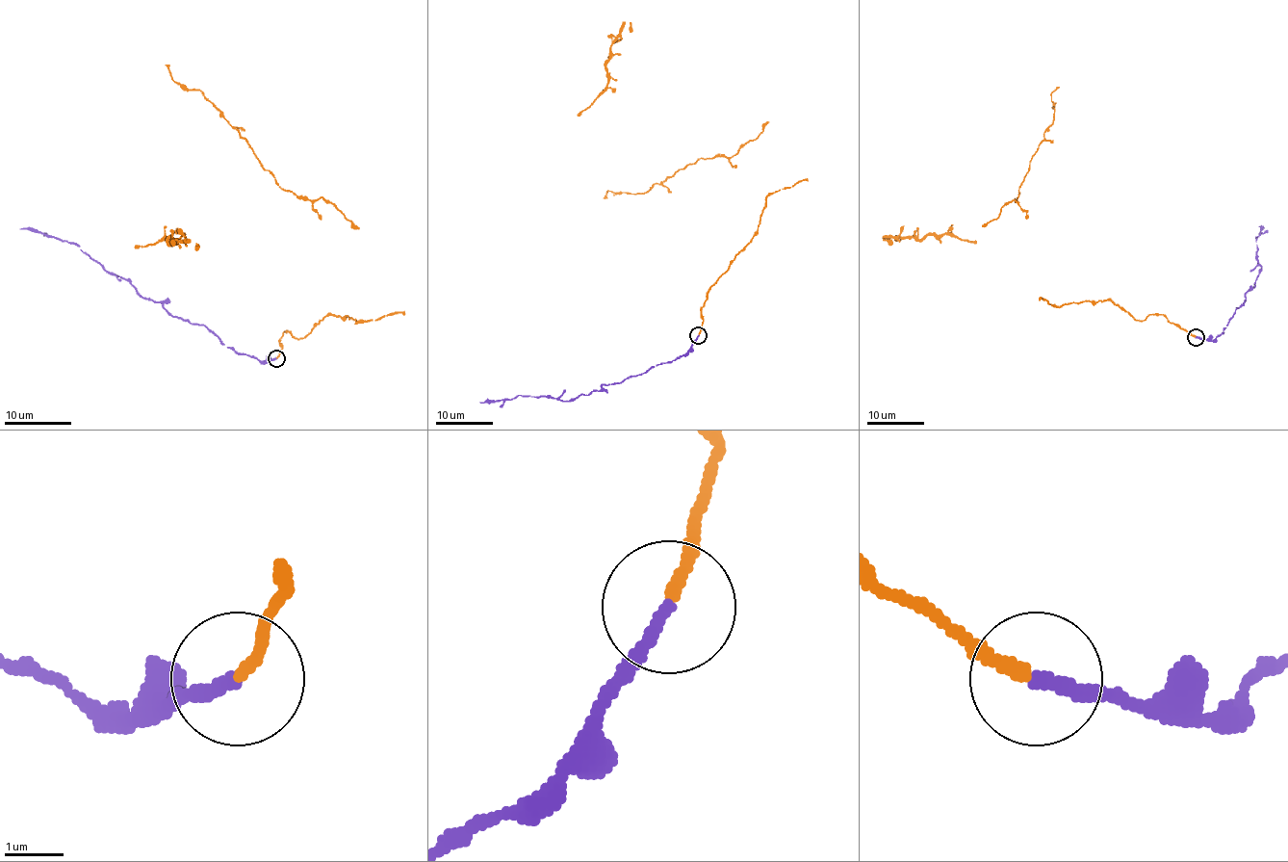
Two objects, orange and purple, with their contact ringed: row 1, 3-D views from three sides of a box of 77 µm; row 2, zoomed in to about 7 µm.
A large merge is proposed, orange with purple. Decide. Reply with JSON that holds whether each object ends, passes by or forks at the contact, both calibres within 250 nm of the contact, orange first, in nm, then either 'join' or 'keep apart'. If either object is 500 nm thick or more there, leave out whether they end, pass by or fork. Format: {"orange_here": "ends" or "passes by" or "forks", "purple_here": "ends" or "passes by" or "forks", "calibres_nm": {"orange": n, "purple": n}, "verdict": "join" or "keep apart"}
{"orange_here": "ends", "purple_here": "ends", "calibres_nm": {"orange": 180, "purple": 220}, "verdict": "join"}

